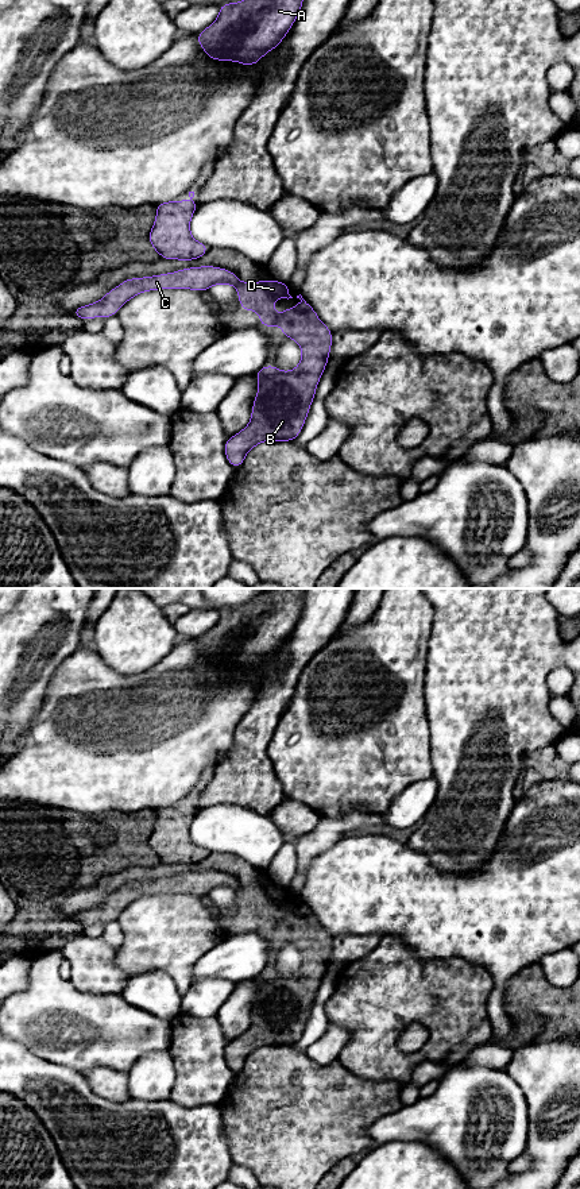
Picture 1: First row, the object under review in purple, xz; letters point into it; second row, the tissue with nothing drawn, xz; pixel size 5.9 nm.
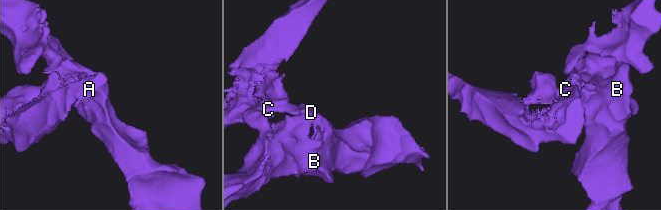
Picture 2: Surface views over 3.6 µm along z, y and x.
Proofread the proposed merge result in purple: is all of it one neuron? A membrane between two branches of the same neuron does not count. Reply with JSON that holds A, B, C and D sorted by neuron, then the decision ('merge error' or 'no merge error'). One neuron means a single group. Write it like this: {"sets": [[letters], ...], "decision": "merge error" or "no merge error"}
{"sets": [["A", "B", "C", "D"]], "decision": "no merge error"}

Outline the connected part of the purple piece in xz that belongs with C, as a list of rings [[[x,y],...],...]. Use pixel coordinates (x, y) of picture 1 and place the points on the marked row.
[[[202,266],[194,269],[183,269],[174,273],[142,277],[142,278],[128,278],[115,289],[109,290],[100,301],[76,308],[71,313],[76,317],[86,321],[93,317],[108,319],[115,316],[120,308],[129,301],[132,297],[159,289],[190,289],[197,292],[208,292],[212,285],[231,285],[239,290],[237,298],[240,301],[240,308],[243,310],[251,312],[255,309],[258,312],[260,327],[281,325],[282,335],[295,340],[302,351],[302,359],[299,364],[291,371],[281,371],[277,366],[263,366],[255,378],[259,383],[259,389],[252,405],[251,421],[241,429],[237,435],[228,437],[224,445],[224,453],[227,460],[235,468],[239,468],[248,451],[263,441],[294,441],[301,433],[301,429],[306,421],[309,409],[314,399],[317,385],[329,360],[329,352],[332,348],[332,331],[321,323],[316,310],[302,298],[295,308],[287,308],[285,312],[274,313],[274,300],[275,298],[293,298],[287,290],[289,283],[282,283],[274,281],[258,281],[258,282],[240,282],[233,271],[216,267],[216,266]]]

